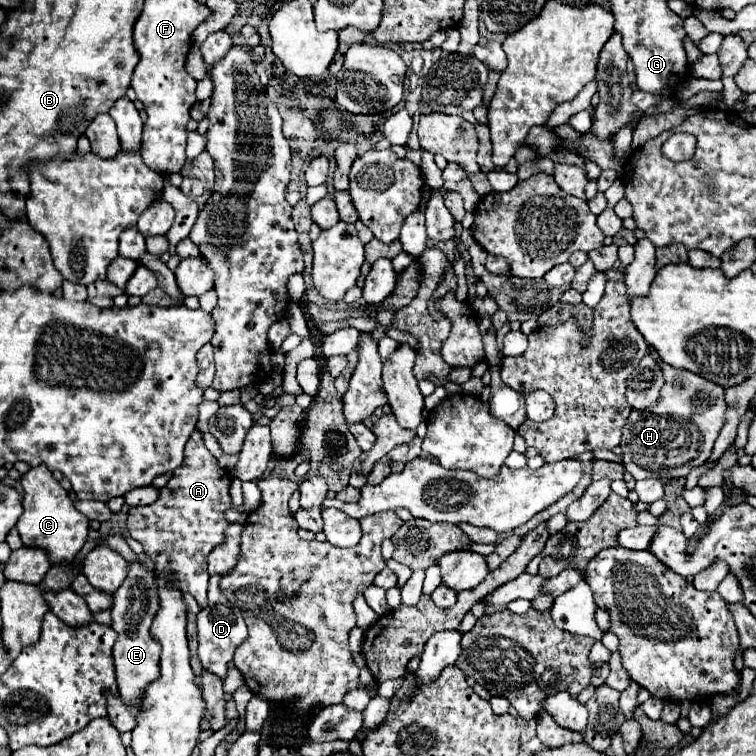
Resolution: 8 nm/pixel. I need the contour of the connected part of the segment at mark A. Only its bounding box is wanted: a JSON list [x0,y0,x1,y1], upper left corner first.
[127,430,233,606]

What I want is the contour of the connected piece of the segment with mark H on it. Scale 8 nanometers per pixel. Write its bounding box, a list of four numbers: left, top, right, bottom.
[621,348,725,480]

